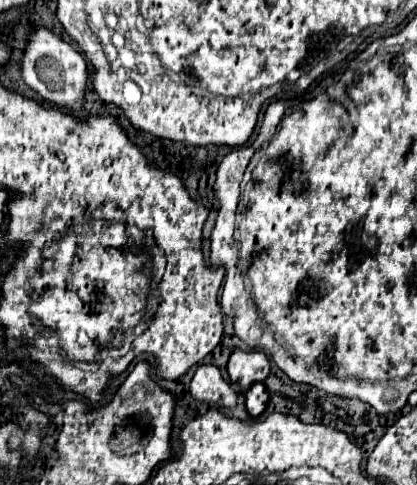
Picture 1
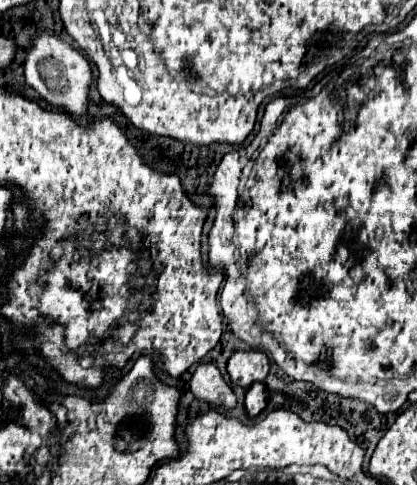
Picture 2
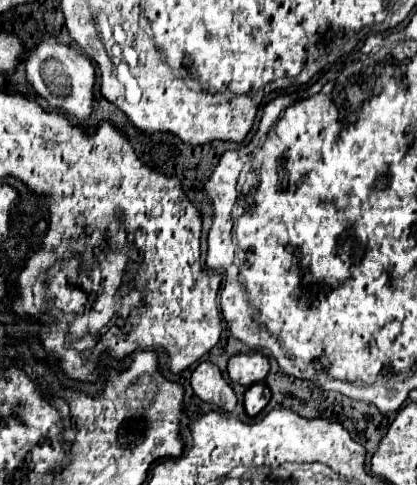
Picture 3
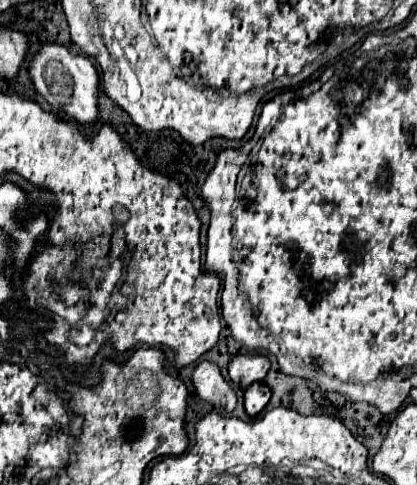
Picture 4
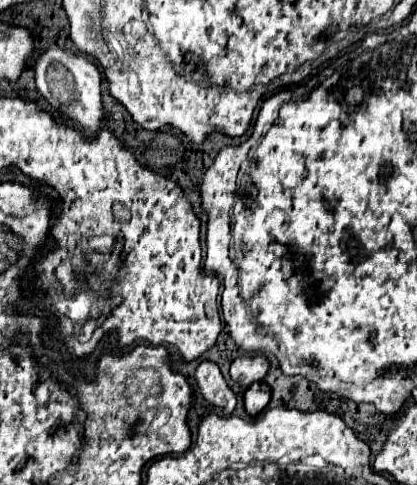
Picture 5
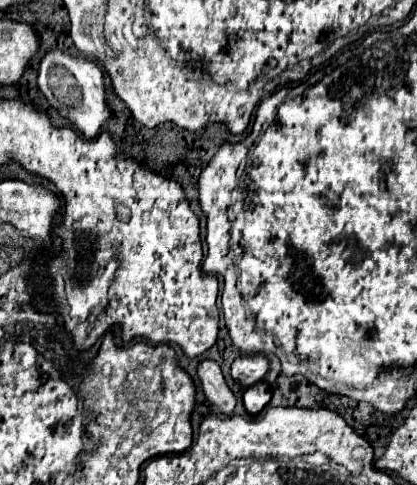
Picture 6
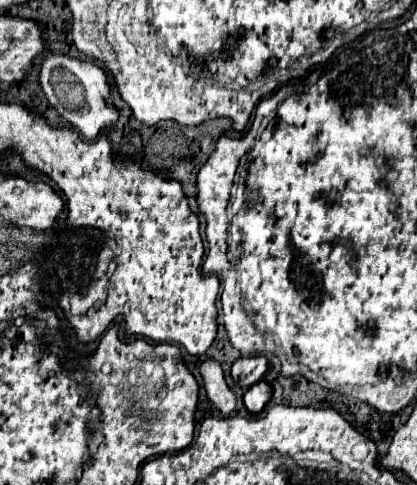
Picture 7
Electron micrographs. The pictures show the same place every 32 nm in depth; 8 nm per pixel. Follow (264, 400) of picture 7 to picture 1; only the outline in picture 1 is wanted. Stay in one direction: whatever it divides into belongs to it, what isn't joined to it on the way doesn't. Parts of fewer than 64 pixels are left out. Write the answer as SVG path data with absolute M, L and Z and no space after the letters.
M254 384L246 392L246 410L250 416L260 416L268 404L268 390L264 384Z

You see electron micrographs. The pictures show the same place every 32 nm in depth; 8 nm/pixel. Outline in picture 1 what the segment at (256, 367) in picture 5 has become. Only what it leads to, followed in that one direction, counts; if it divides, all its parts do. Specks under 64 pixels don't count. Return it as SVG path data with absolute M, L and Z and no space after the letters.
M234 350L228 360L228 374L234 384L248 388L254 382L266 380L266 376L270 374L270 360L258 350Z

